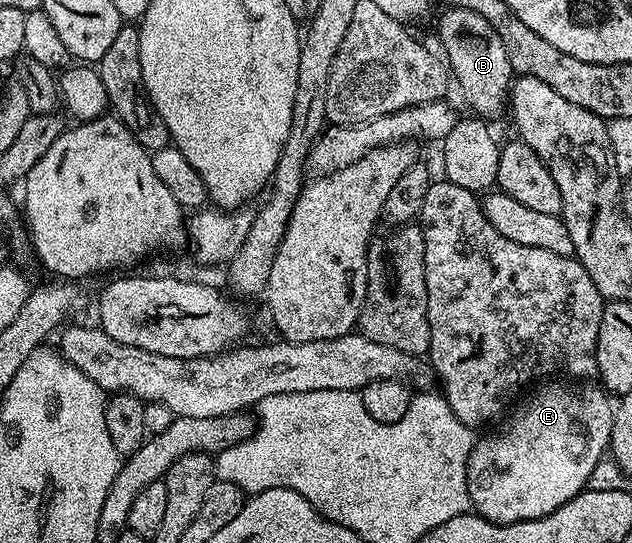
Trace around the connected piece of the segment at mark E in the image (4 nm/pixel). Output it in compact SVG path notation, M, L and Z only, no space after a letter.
M549 380L541 385L545 384L534 394L526 393L512 407L513 415L498 430L491 431L486 438L478 437L473 443L467 464L469 501L472 509L488 522L511 524L535 520L555 512L590 485L589 477L592 476L593 469L600 464L604 454L606 457L609 450L615 409L610 395L600 385L589 380L580 384Z

